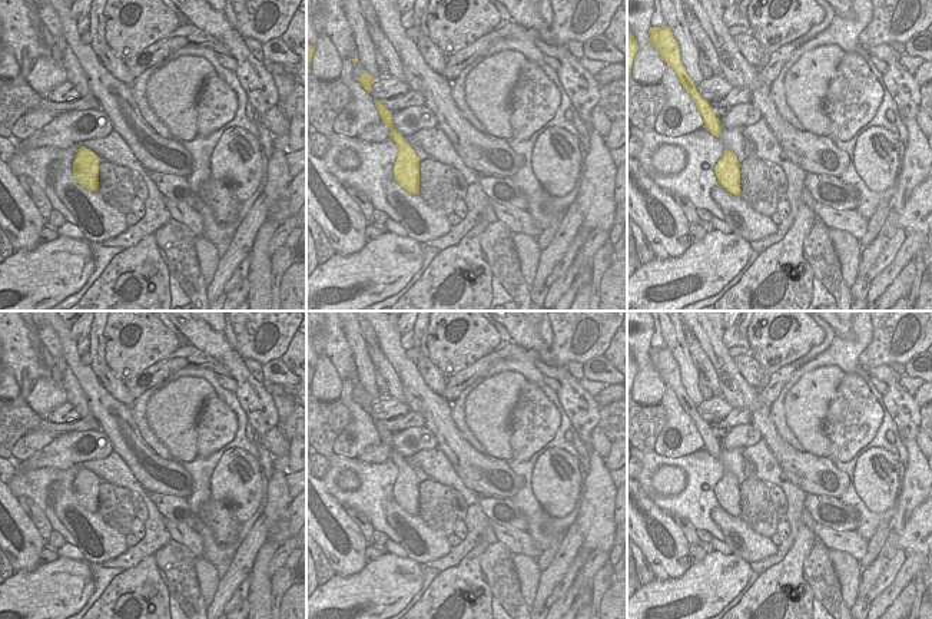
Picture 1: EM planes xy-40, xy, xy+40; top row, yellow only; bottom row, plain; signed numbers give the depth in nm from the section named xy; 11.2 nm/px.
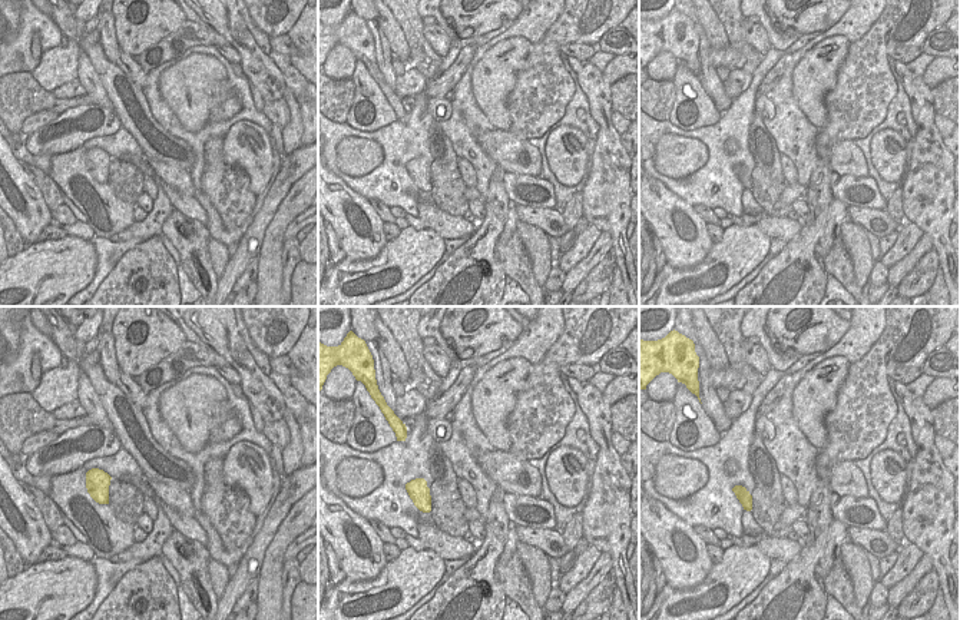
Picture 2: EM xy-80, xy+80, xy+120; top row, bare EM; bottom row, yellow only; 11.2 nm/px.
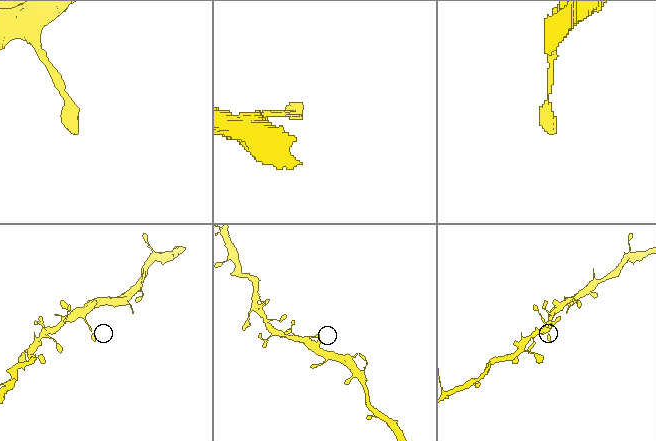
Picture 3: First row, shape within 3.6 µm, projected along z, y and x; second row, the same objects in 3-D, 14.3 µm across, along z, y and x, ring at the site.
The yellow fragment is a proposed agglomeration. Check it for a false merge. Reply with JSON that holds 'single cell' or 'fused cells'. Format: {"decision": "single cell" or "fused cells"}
{"decision": "single cell"}

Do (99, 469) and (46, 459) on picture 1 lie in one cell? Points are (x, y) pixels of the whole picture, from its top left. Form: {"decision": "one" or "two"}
{"decision": "two"}

